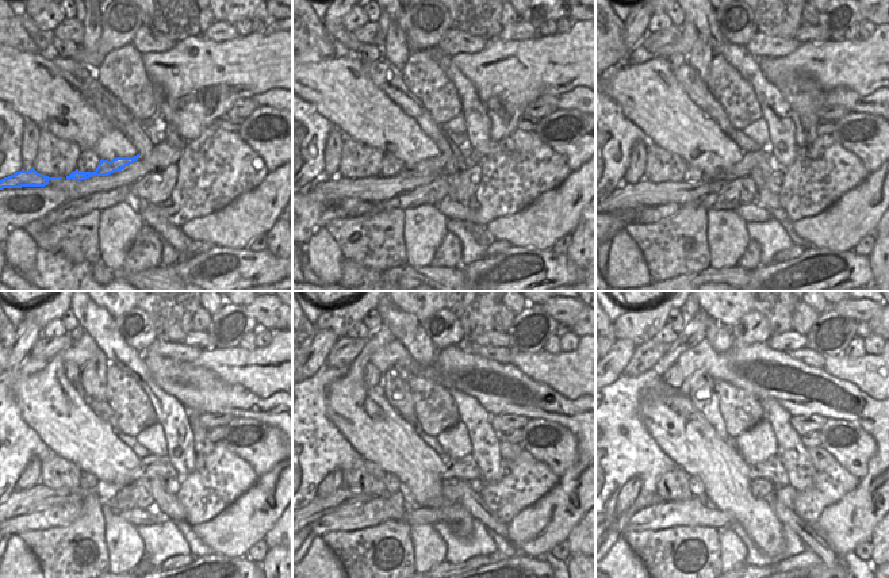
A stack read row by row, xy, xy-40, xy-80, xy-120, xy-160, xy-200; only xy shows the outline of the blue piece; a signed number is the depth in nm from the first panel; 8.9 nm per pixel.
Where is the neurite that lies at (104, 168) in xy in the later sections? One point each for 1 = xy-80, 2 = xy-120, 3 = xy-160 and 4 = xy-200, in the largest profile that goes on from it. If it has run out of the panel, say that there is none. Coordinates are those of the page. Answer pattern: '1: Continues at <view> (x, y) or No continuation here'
1: Continues at xy-80 (753, 161)
2: Continues at xy-120 (160, 466)
3: Continues at xy-160 (466, 469)
4: Continues at xy-200 (771, 469)

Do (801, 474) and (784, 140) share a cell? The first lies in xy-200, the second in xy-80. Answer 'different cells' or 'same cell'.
same cell

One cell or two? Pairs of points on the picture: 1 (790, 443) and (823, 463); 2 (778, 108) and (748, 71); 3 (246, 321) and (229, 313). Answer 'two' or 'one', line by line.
1: two
2: one
3: one

